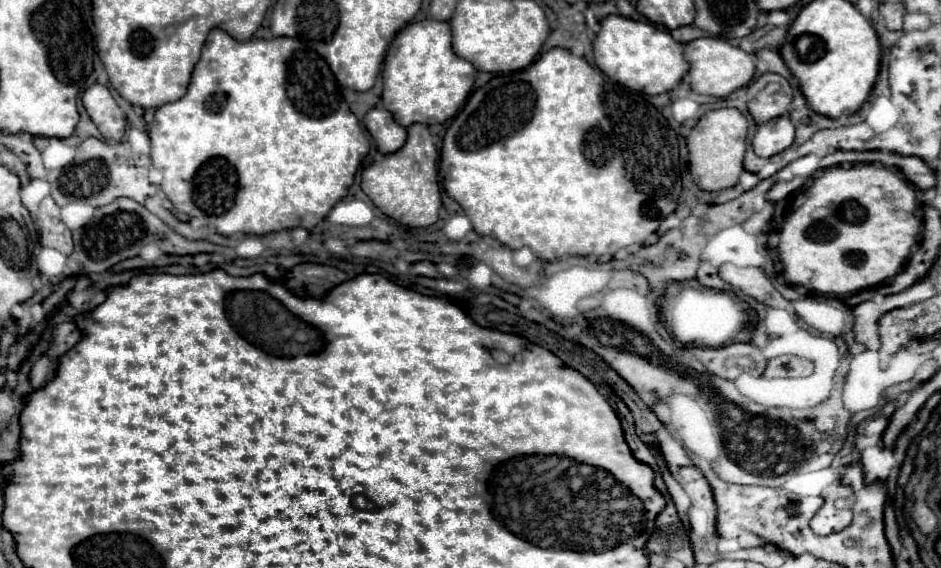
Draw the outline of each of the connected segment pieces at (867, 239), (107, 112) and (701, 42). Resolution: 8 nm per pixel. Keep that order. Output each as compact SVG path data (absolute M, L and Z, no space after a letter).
M859 164L851 168L827 168L823 178L815 178L813 184L801 190L791 204L791 212L781 224L777 254L783 264L783 278L791 286L803 286L819 294L853 294L867 286L877 286L883 280L895 276L915 244L915 236L921 230L921 222L913 214L915 190L909 182L883 166Z
M93 84L87 88L81 96L83 106L93 120L93 124L99 128L103 138L107 140L121 140L125 134L125 114L119 108L119 104L113 100L111 92L103 84Z
M697 38L685 44L685 58L689 62L689 84L697 94L725 98L741 86L747 86L755 76L753 56L743 52L739 46L731 46L721 38Z

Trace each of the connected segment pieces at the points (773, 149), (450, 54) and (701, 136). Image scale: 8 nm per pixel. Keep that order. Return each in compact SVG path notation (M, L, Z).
M787 116L773 118L757 128L757 134L753 138L753 150L761 158L775 156L789 148L795 138L795 128L793 122Z
M419 20L407 24L391 42L385 66L383 66L383 106L395 114L401 126L421 124L441 124L454 117L462 108L473 90L477 70L471 62L459 58L451 48L451 26L441 20Z
M721 108L709 110L701 116L687 138L689 150L689 170L695 184L701 190L713 192L731 188L737 184L739 174L743 172L743 156L745 156L745 138L747 138L747 120L737 108Z

